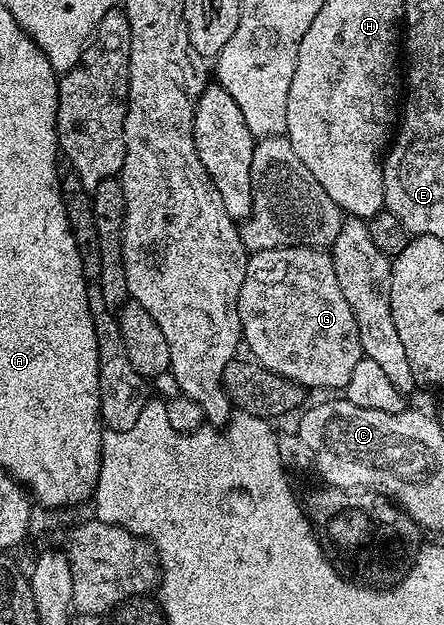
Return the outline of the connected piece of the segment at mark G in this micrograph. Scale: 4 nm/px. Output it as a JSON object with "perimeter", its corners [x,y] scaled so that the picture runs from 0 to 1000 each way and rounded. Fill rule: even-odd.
{"perimeter":[[[633,395],[631,398],[604,398],[601,402],[574,402],[556,413],[554,435],[550,437],[550,456],[541,456],[541,475],[536,477],[536,499],[545,515],[545,539],[550,555],[579,579],[590,581],[613,597],[635,600],[642,606],[655,606],[682,622],[696,619],[761,619],[777,622],[784,616],[784,603],[793,603],[793,590],[802,590],[802,578],[820,573],[811,552],[811,533],[802,526],[802,507],[793,507],[793,488],[775,482],[775,462],[766,462],[766,450],[757,450],[757,430],[752,429],[752,410],[741,400],[714,395]]]}

